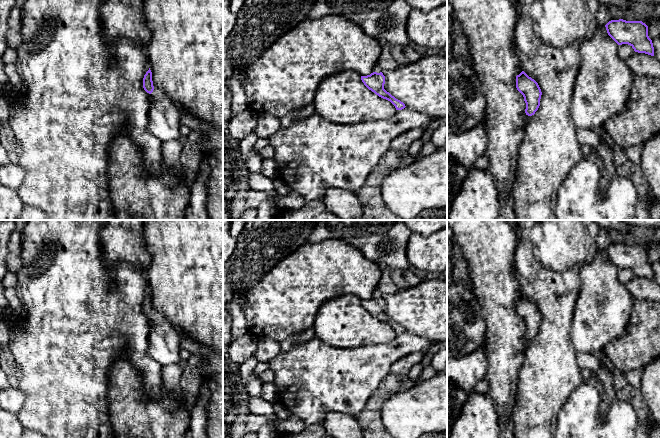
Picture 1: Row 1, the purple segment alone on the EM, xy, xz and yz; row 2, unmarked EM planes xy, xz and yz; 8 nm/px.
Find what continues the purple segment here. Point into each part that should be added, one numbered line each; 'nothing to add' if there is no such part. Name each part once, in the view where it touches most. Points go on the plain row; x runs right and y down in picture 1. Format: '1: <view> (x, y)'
1: xz (386, 286)

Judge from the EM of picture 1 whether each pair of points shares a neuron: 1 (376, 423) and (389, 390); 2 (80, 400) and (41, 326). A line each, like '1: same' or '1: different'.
1: same
2: same

